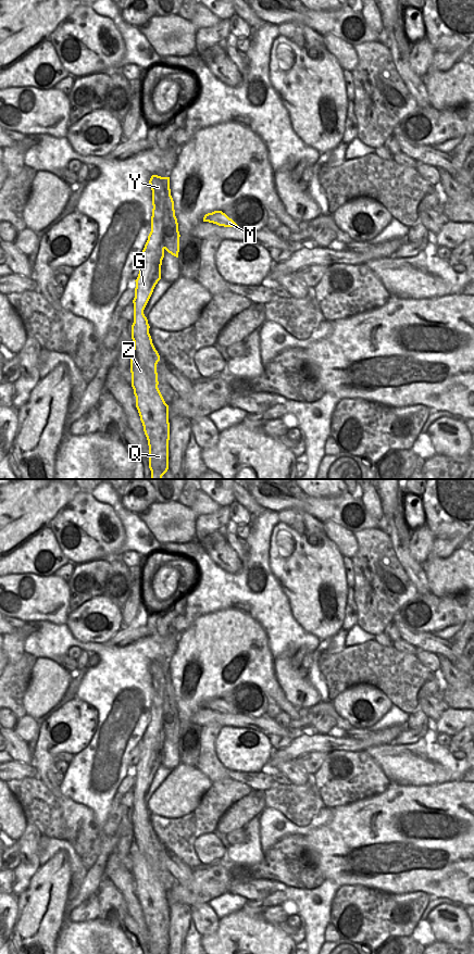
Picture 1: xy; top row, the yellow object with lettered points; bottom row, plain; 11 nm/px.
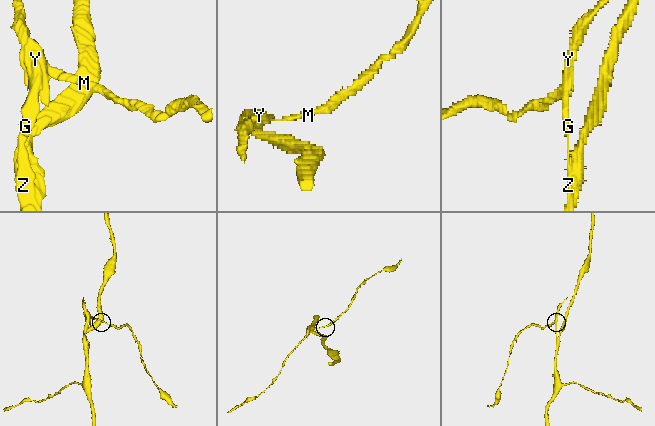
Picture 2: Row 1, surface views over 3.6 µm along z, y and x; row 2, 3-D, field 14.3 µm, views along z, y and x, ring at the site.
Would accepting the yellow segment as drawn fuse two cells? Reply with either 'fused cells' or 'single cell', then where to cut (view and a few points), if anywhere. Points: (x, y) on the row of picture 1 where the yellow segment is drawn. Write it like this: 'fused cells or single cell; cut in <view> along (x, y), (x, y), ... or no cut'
fused cells; cut in xy along (134, 308), (142, 311)

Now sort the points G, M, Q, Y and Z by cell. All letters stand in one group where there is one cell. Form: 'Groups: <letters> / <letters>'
Groups: G M Y / Q Z

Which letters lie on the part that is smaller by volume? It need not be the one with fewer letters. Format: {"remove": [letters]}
{"remove": ["G", "M", "Y"]}

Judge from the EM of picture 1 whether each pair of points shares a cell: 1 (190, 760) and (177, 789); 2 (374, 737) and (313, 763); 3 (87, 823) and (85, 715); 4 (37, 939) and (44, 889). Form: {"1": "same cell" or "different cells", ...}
{"1": "different cells", "2": "different cells", "3": "same cell", "4": "same cell"}

